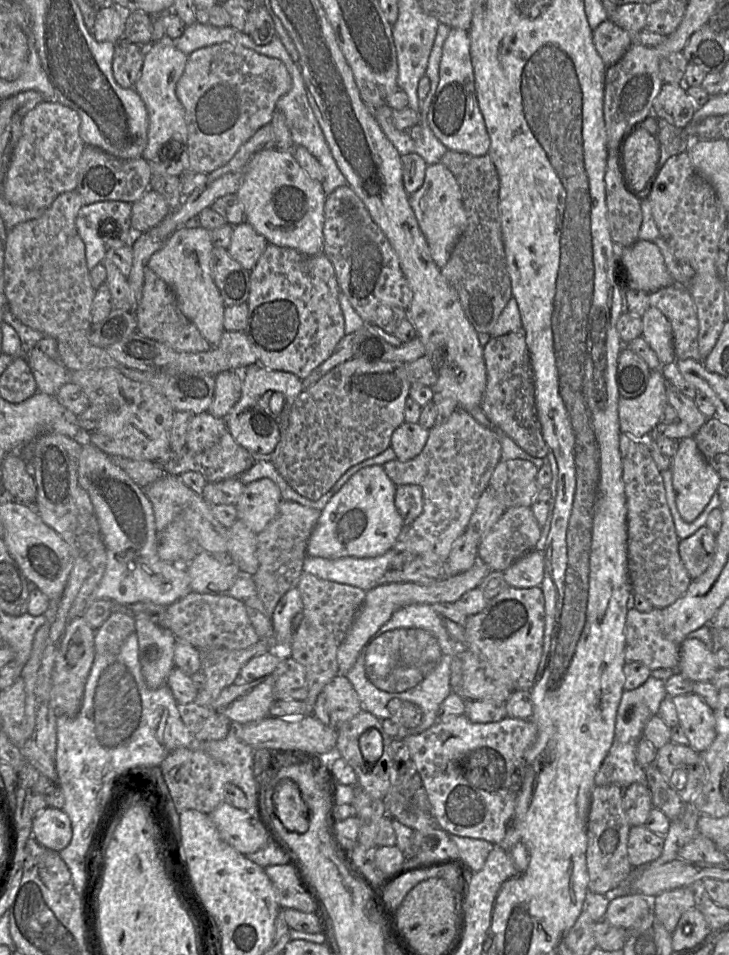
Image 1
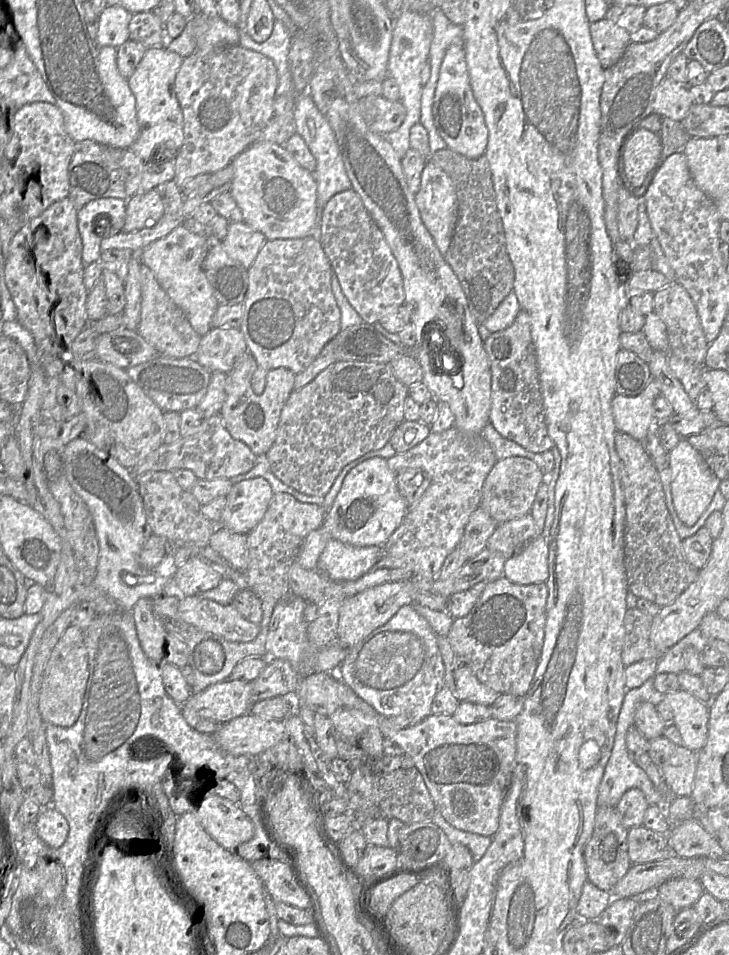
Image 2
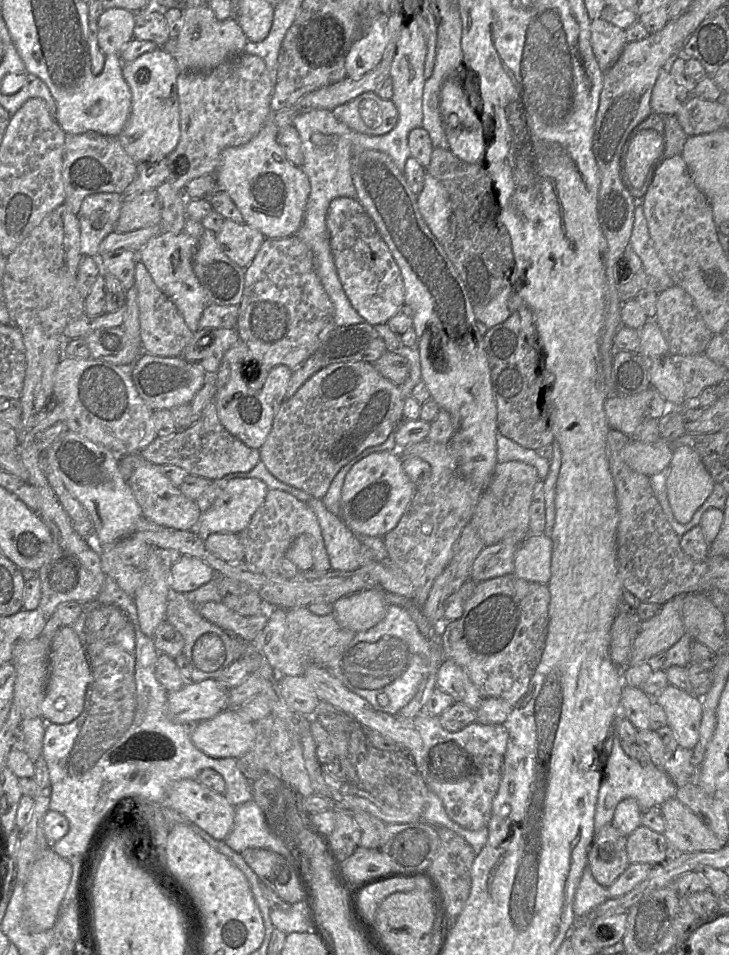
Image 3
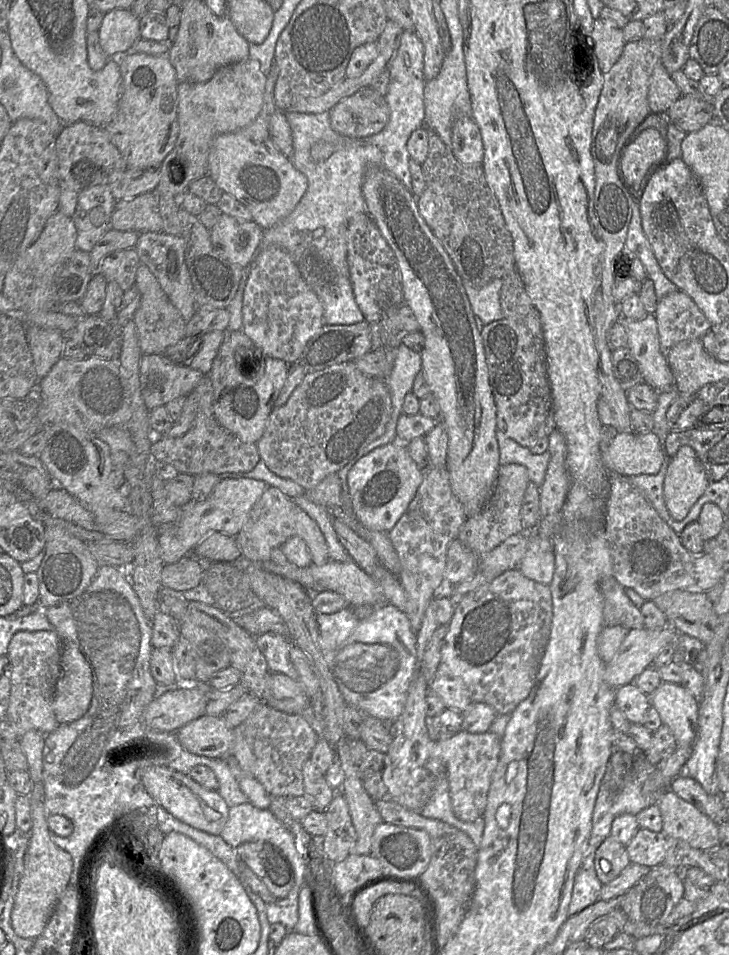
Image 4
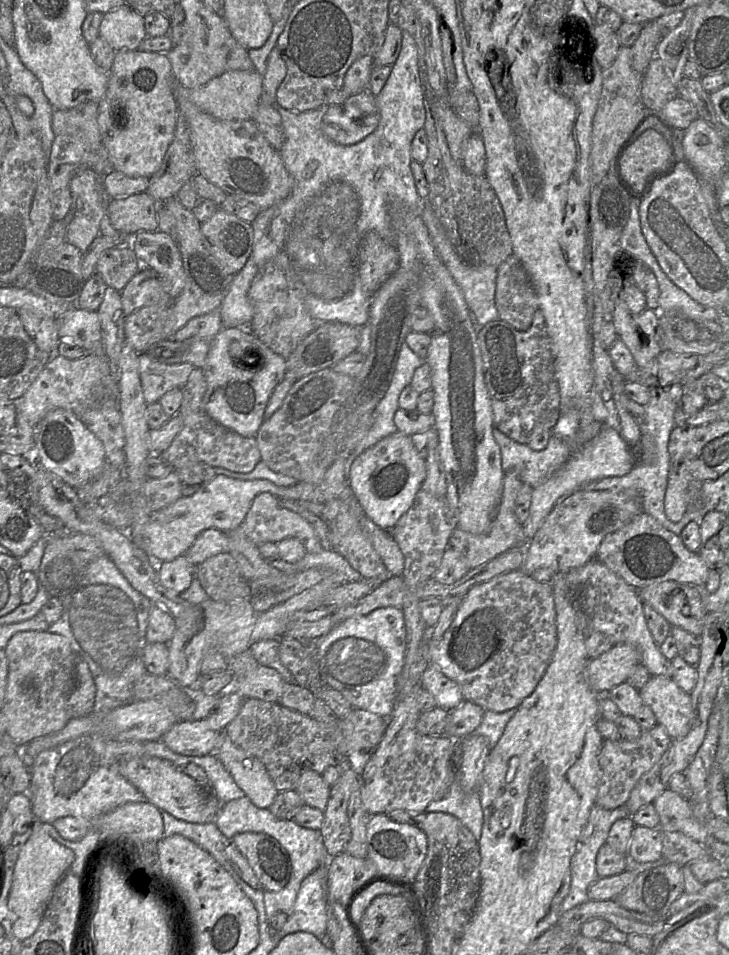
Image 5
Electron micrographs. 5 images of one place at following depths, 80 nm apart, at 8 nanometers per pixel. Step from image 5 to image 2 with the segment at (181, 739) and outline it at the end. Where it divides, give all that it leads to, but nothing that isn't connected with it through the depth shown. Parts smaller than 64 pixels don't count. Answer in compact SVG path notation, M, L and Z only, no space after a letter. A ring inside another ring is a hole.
M246 713L222 724L214 734L209 735L215 738L223 751L235 756L258 756L280 741L288 738L284 720L263 719L251 713Z

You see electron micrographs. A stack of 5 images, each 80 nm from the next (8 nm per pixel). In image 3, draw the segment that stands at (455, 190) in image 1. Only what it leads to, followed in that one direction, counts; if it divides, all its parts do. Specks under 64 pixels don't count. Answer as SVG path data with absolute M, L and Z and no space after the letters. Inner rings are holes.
M427 173L424 177L423 188L420 194L417 195L417 206L432 234L440 243L444 243L450 228L451 202L442 183Z

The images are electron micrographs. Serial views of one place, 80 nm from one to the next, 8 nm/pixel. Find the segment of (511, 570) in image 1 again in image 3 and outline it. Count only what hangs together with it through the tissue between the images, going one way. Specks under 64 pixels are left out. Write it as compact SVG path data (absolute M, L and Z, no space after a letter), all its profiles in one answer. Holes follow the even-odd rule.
M530 533L514 554L513 573L524 580L548 584L551 577L552 541L548 534Z

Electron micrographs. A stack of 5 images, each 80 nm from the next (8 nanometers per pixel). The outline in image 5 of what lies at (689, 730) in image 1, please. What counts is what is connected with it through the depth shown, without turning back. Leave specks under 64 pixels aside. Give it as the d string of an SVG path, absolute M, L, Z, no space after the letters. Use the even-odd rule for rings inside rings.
M652 675L638 691L644 704L652 709L658 724L664 727L672 740L683 738L688 734L693 720L690 694L683 691L671 677Z

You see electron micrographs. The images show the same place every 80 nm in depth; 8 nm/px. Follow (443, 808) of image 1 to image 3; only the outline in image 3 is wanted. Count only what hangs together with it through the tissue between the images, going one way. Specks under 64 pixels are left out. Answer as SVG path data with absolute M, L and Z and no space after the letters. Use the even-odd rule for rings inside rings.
M309 664L304 676L319 700L330 703L356 721L351 726L348 744L348 757L354 766L368 747L366 730L376 731L394 740L412 758L429 790L441 799L451 820L472 831L487 827L502 778L509 738L504 724L474 722L460 731L450 732L442 727L438 716L428 712L403 719L377 711L369 702L344 686L327 666Z

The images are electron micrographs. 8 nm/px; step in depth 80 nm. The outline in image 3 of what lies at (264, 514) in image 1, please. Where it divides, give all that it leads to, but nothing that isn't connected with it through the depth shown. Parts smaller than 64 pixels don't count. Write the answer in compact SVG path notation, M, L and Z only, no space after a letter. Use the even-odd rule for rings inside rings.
M257 478L228 481L212 507L201 513L193 531L200 537L214 532L238 534L249 524L268 490L265 482Z

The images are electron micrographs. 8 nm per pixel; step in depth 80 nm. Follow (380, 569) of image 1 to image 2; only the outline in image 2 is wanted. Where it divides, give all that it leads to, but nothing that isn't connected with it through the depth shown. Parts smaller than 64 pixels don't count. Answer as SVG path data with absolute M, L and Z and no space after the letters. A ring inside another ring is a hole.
M331 539L319 556L318 568L333 581L353 581L364 575L385 554L383 546L353 546Z

